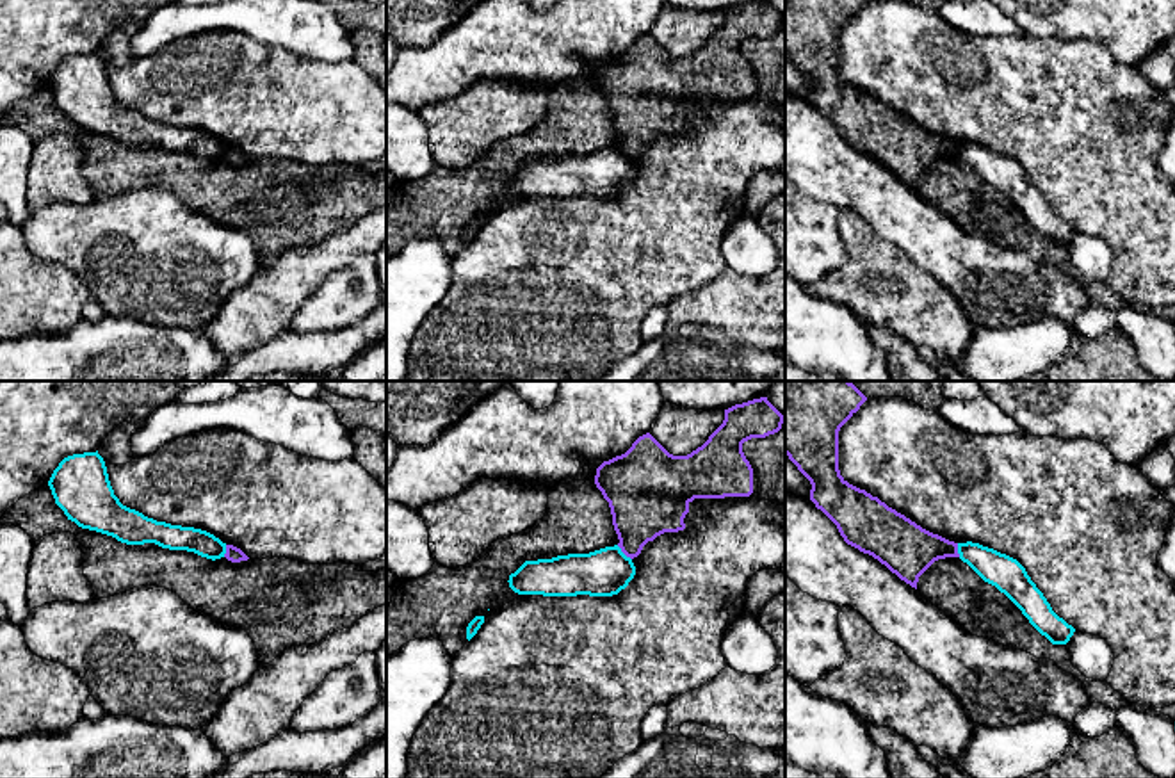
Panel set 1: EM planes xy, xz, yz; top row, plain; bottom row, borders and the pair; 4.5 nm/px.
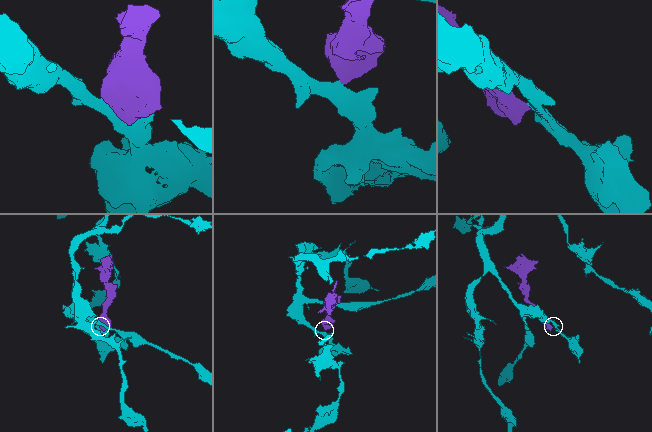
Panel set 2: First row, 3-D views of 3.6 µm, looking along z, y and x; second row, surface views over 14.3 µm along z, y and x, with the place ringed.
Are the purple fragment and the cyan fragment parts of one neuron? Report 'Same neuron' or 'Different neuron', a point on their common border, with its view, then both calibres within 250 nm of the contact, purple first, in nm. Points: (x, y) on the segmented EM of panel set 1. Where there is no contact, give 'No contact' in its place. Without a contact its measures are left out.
Different neuron. Touches purple at xz (623, 552). Thickness 320 nm (purple) against 220 nm

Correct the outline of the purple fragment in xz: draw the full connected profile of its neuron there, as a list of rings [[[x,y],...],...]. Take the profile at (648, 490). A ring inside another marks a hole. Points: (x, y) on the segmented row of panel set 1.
[[[760,397],[725,409],[723,424],[687,456],[669,454],[646,433],[625,454],[604,461],[596,468],[595,484],[609,502],[621,552],[634,559],[657,536],[684,531],[684,518],[694,498],[750,497],[753,493],[753,468],[742,452],[742,443],[774,434],[782,424],[783,415],[767,397]]]

